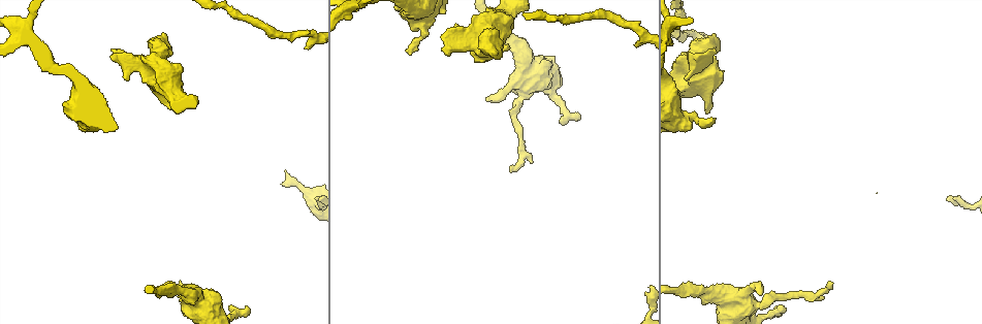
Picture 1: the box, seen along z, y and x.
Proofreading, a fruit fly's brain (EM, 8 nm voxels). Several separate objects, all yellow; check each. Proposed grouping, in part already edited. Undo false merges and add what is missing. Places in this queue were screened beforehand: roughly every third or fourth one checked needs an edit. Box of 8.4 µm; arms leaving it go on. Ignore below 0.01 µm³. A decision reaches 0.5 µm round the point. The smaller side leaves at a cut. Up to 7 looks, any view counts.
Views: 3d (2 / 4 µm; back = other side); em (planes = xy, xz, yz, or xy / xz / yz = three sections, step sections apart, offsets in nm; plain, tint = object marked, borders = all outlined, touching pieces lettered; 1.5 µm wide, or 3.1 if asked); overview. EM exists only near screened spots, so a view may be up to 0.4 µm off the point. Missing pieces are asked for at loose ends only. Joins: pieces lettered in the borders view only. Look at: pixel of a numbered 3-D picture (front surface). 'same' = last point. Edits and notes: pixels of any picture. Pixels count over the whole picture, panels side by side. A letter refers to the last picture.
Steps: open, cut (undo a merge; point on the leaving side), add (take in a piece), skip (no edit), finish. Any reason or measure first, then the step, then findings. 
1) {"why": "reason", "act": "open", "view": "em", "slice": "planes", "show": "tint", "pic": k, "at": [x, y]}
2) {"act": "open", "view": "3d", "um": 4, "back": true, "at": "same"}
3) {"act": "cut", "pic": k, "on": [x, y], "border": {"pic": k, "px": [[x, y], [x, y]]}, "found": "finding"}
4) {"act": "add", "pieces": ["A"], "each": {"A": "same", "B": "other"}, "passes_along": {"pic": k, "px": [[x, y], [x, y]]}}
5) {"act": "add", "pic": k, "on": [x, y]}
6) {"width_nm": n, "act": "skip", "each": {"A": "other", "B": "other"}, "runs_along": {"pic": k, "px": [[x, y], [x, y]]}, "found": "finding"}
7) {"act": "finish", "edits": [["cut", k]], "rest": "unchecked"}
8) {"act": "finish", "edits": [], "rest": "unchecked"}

{"why": "an open end", "act": "open", "view": "em", "slice": "planes", "show": "plain", "pic": 1, "at": [305, 47]}

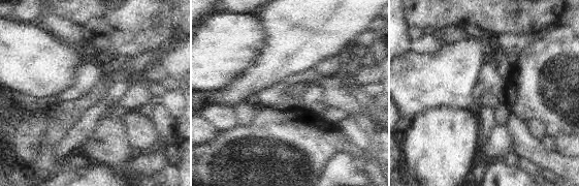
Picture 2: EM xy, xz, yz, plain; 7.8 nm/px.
{"act": "open", "view": "em", "slice": "planes", "show": "borders", "at": "same"}

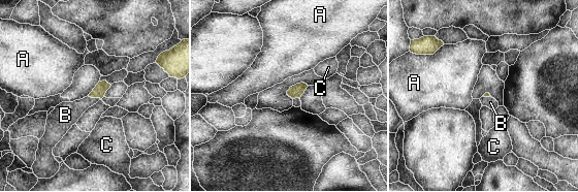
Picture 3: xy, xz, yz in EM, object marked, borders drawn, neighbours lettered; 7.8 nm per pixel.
{"act": "add", "pieces": ["B"], "each": {"A": "other", "B": "same", "C": "other"}, "passes_along": {"pic": 3, "px": [[99, 91], [94, 97], [67, 114]]}, "found": "it goes on there"}

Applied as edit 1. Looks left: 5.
{"why": "redraw", "act": "open", "view": "overview"}

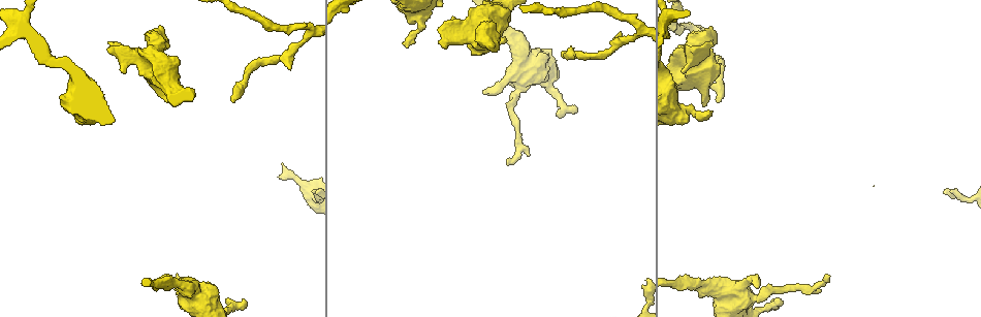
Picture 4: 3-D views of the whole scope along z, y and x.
{"act": "open", "view": "3d", "um": 2, "pic": 4, "at": [231, 99]}

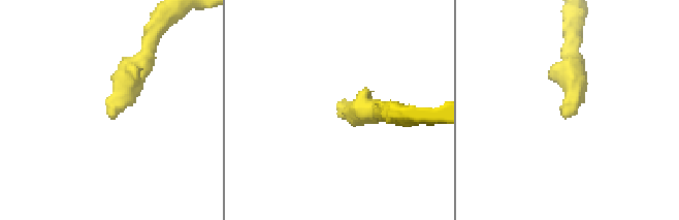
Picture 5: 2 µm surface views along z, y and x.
{"why": "now the EM", "act": "open", "view": "em", "slice": "yz", "step": 4, "show": "borders", "pic": 5, "at": [565, 118]}

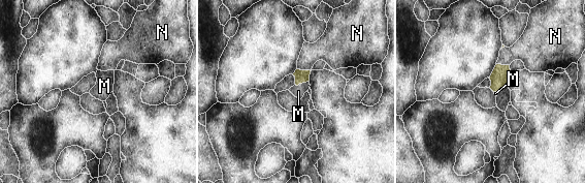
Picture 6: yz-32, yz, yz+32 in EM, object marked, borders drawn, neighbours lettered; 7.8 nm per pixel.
{"width_nm": 100, "act": "add", "pieces": ["M"], "each": {"M": "same", "N": "other"}, "passes_along": {"pic": 6, "px": [[301, 77], [301, 83], [298, 91]]}, "found": "the cell continues"}

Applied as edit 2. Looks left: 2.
{"act": "finish", "edits": [["add", 3], ["add", 6]], "rest": "unchecked"}

